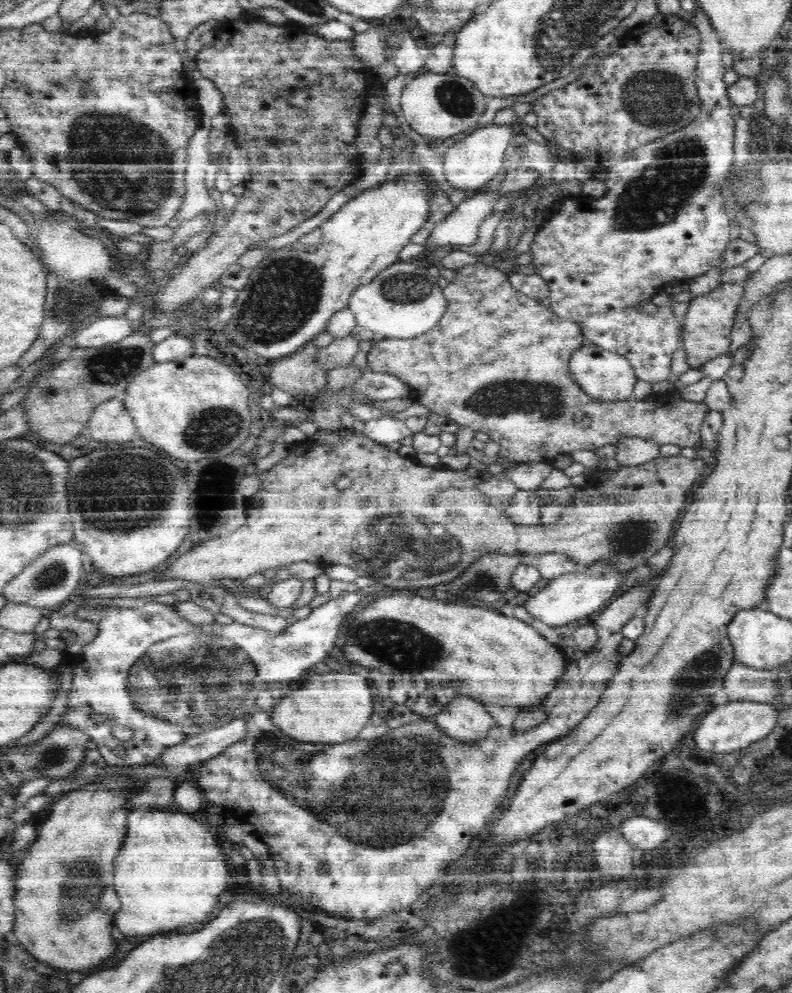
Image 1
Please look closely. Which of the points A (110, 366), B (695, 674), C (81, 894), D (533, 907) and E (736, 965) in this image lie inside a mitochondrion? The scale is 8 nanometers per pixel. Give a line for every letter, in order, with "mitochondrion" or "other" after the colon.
A: mitochondrion
B: mitochondrion
C: mitochondrion
D: other
E: other

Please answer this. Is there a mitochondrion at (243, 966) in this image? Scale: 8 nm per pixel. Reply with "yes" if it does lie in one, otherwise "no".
yes

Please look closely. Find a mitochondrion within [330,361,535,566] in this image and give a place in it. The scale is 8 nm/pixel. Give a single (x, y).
(427, 527)

